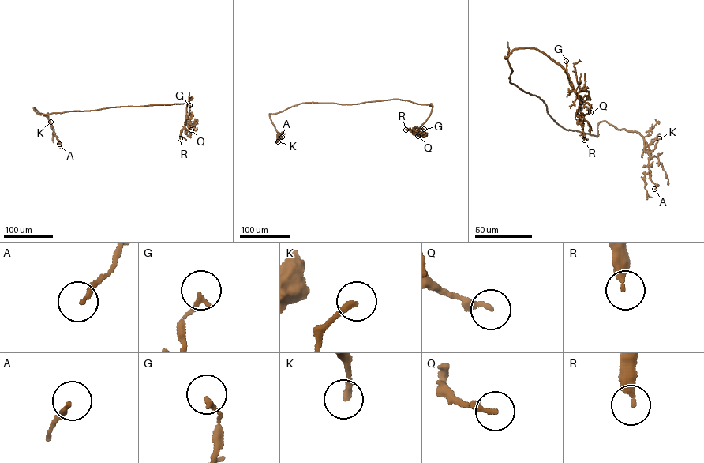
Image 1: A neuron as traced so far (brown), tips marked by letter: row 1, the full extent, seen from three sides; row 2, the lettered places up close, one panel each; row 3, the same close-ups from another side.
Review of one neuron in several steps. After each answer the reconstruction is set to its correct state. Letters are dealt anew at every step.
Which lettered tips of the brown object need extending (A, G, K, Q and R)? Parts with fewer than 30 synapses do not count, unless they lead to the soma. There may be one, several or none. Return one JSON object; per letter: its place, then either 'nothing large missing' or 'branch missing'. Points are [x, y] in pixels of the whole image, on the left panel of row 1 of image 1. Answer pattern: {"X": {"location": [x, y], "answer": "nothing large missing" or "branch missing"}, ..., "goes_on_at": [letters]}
{"A": {"location": [59, 144], "answer": "nothing large missing"}, "G": {"location": [189, 105], "answer": "nothing large missing"}, "K": {"location": [50, 122], "answer": "nothing large missing"}, "Q": {"location": [191, 129], "answer": "nothing large missing"}, "R": {"location": [180, 138], "answer": "nothing large missing"}, "goes_on_at": []}

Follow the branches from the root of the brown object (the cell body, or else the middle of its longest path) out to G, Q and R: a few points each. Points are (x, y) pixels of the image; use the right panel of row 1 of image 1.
G: (542, 99), (509, 81), (512, 71), (504, 58), (516, 49), (536, 48), (560, 66), (573, 87), (566, 61)
Q: (542, 99), (509, 81), (512, 71), (504, 58), (514, 49), (536, 48), (556, 62), (590, 112)
R: (542, 99), (509, 81), (512, 71), (504, 58), (514, 49), (536, 48), (563, 69), (579, 102), (584, 140)

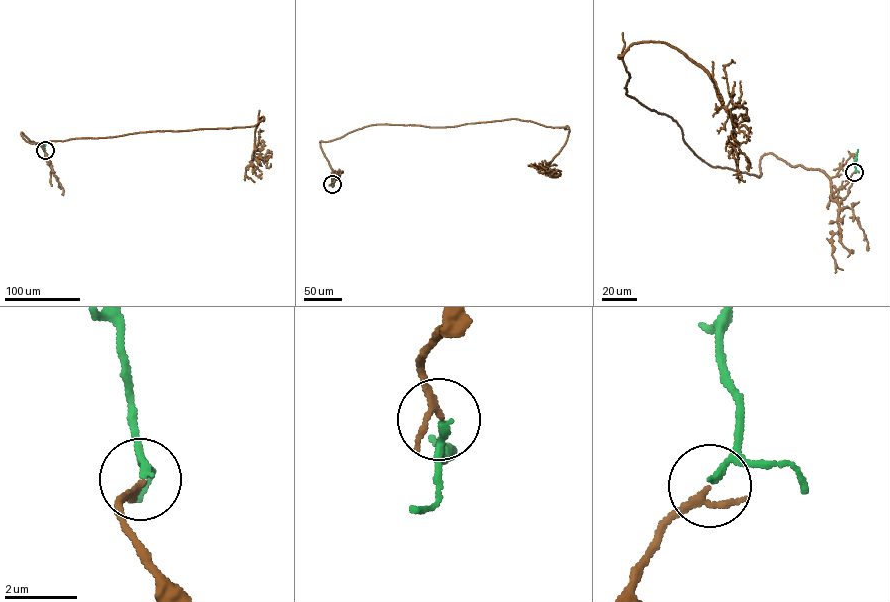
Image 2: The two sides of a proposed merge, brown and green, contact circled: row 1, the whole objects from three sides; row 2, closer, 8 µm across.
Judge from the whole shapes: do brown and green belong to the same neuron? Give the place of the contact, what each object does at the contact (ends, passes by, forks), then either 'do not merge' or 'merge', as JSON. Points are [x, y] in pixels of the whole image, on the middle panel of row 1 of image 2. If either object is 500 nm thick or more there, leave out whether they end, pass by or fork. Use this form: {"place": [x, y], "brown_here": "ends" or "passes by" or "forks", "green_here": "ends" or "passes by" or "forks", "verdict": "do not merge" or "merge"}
{"place": [332, 184], "brown_here": "passes by", "green_here": "passes by", "verdict": "merge"}

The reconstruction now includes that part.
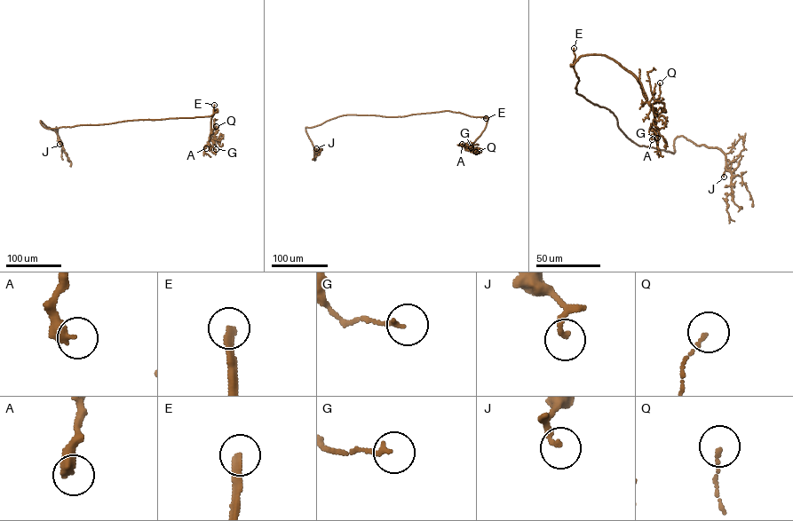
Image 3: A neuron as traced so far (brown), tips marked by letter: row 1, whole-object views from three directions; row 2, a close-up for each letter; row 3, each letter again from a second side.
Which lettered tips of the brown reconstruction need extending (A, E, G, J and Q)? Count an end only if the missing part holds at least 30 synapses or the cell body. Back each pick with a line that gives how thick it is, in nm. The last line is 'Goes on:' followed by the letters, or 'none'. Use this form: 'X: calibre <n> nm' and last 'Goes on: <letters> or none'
E: calibre 240 nm
Goes on: E

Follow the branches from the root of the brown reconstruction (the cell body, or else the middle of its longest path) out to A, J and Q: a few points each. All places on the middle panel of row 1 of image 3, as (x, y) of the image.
A: (397, 116), (449, 111), (471, 116), (486, 116), (487, 120), (480, 136), (469, 146), (462, 144)
J: (397, 116), (344, 114), (305, 127), (316, 148)
Q: (397, 116), (449, 111), (471, 116), (486, 116), (484, 130), (471, 145), (476, 152)

